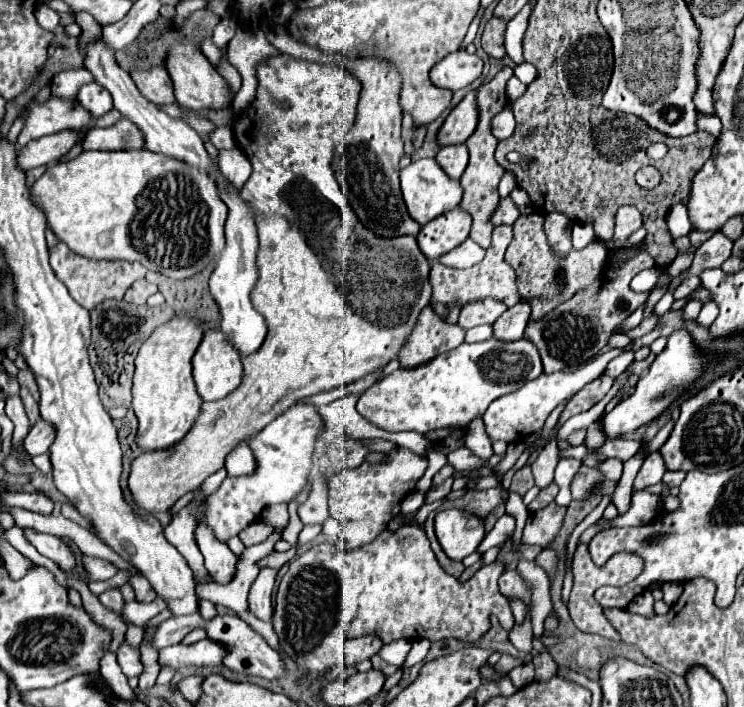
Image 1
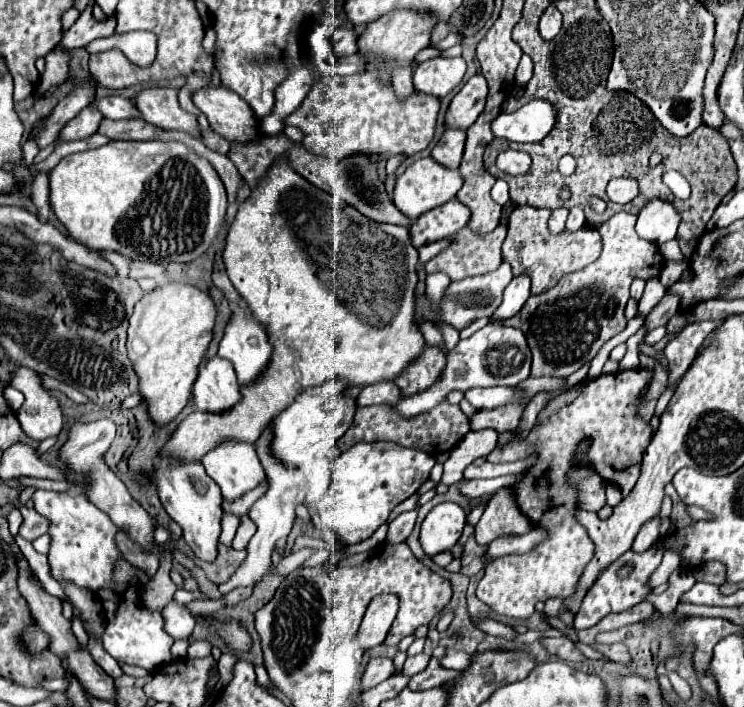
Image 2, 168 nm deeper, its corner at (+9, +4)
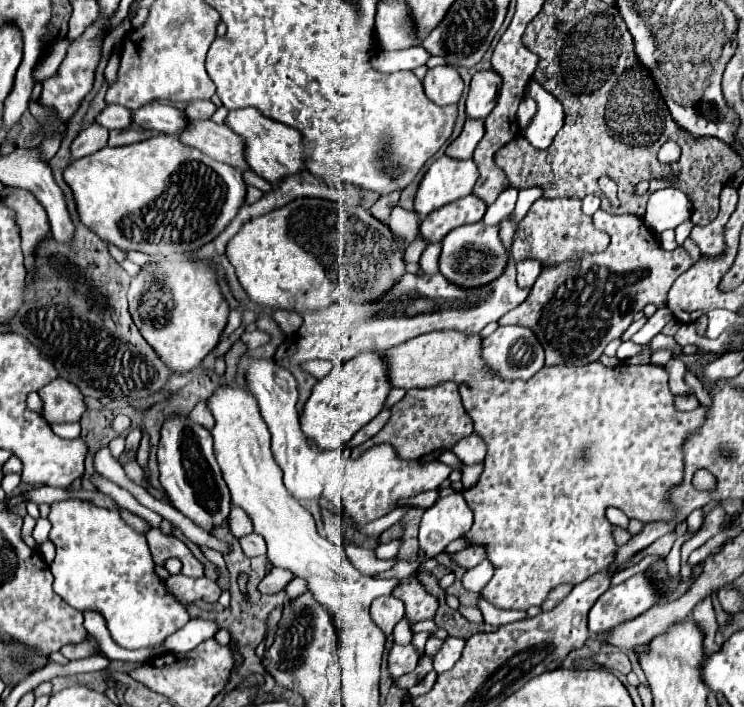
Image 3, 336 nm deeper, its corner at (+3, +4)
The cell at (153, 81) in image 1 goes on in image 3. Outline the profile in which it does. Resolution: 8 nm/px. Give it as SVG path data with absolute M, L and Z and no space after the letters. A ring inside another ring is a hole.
M190 120L192 124L180 134L180 140L188 146L194 146L198 150L202 150L204 154L208 154L210 158L218 160L218 162L224 162L224 164L230 164L242 172L250 170L246 160L244 160L244 140L242 136L238 136L236 132L232 132L226 124L214 124L212 120Z

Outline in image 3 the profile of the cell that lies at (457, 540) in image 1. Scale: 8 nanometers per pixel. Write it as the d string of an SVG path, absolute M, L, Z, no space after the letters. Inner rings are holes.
M462 494L438 498L420 522L420 546L426 556L438 556L452 540L466 534L472 528L472 516Z

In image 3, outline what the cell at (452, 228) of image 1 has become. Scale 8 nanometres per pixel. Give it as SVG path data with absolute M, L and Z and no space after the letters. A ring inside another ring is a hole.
M474 194L460 198L456 202L450 202L432 214L428 214L420 224L420 236L426 242L440 242L450 230L462 226L462 224L474 224L480 222L486 212L486 202L476 198Z

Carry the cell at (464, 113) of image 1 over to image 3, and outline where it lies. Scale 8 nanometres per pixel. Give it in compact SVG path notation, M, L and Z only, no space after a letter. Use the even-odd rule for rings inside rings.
M484 70L472 76L472 84L470 84L468 100L466 100L468 118L484 120L494 110L500 84L502 84L502 78L496 70Z

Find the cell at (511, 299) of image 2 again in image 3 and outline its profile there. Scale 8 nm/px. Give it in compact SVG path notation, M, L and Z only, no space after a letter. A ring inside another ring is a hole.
M518 260L516 262L518 286L520 288L532 288L540 270L542 270L542 264L538 264L538 260Z

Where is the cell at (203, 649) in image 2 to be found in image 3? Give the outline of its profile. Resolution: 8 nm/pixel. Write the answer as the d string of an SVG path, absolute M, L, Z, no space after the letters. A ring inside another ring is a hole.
M272 568L268 572L268 576L264 576L264 580L258 584L258 590L262 594L278 594L288 586L290 580L292 580L290 572L282 570L282 568Z

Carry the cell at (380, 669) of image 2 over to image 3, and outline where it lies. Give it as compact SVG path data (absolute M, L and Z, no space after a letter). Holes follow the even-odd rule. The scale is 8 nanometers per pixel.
M394 644L390 650L390 656L388 656L388 670L390 670L392 678L396 680L398 676L412 672L416 668L418 660L420 660L420 654L414 648L414 644L406 644L406 646Z

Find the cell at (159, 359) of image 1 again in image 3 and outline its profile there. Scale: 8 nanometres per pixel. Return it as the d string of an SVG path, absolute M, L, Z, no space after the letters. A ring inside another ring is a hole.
M188 254L152 256L152 262L132 276L128 304L136 328L172 372L188 372L198 366L220 342L230 314L216 268Z

